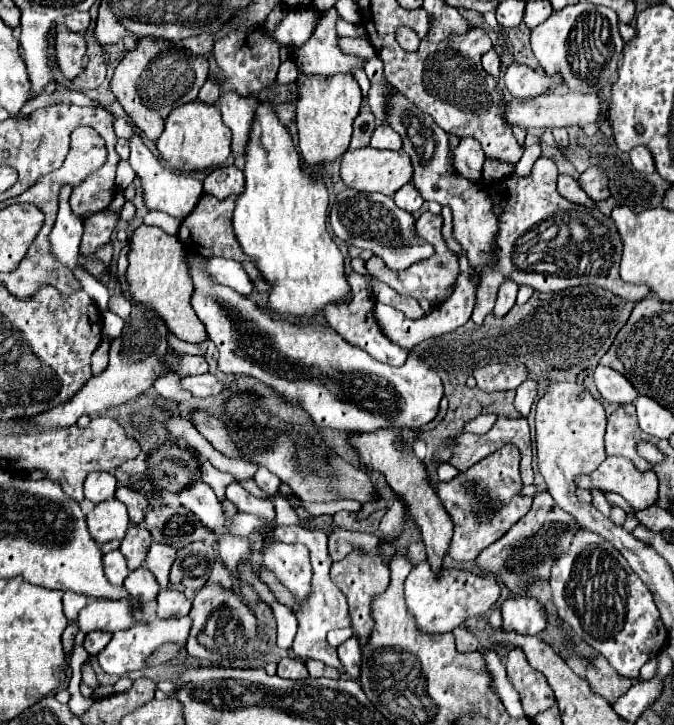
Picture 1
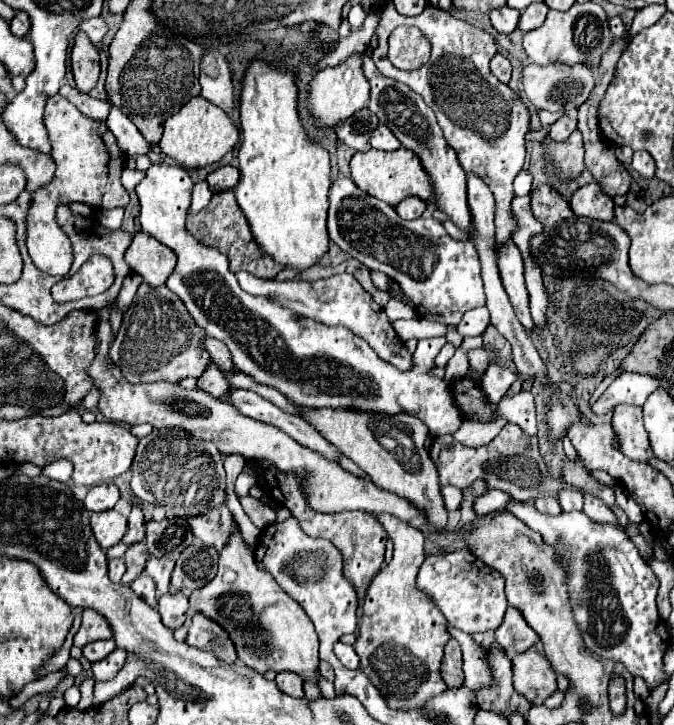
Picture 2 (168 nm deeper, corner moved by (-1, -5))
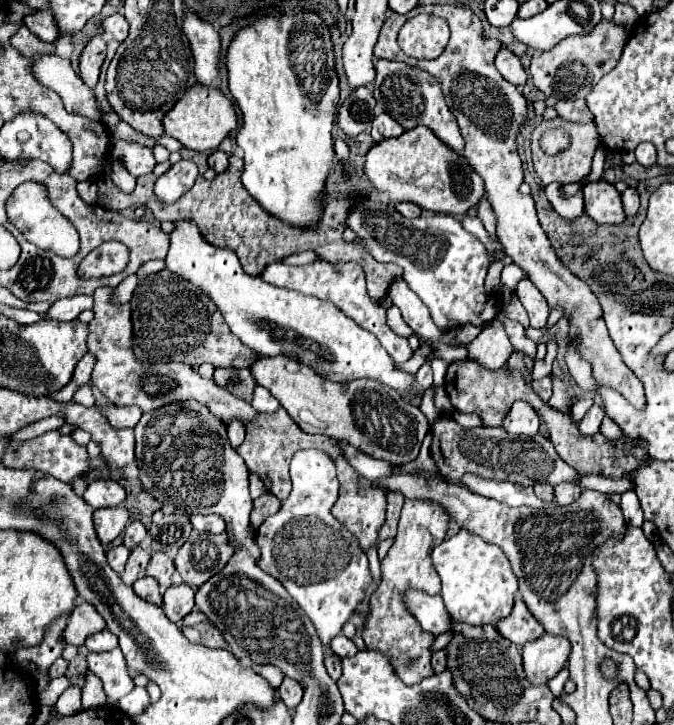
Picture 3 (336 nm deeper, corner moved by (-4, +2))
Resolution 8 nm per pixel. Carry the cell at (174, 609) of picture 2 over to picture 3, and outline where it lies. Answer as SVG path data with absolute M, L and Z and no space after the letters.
M177 585L177 587L169 587L163 595L163 611L169 617L169 621L173 623L181 623L183 617L187 613L191 613L193 609L193 595L195 589L191 589L189 585Z

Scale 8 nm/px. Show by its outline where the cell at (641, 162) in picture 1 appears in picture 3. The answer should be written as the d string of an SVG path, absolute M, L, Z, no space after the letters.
M639 143L635 149L635 157L637 157L637 163L651 167L657 161L657 151L651 143Z

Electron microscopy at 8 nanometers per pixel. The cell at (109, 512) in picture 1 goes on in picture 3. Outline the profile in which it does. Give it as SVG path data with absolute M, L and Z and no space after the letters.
M113 507L113 509L95 509L93 513L93 525L99 541L103 545L111 543L129 523L129 511L125 507Z

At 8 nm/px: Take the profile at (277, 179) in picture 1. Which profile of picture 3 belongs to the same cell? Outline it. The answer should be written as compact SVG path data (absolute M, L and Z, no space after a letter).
M297 9L281 19L267 15L241 27L233 35L225 59L229 91L243 113L243 125L237 131L237 145L245 151L245 171L241 177L245 189L263 209L281 221L297 227L315 225L321 217L319 197L325 189L325 179L335 165L331 127L335 105L339 103L339 75L335 69L329 27L317 13L307 9Z

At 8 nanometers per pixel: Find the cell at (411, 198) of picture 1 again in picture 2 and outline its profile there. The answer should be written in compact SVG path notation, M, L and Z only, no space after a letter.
M406 198L406 200L402 200L402 202L396 206L398 216L404 218L404 220L420 218L424 210L426 210L426 202L424 202L424 200L418 200L418 198Z

